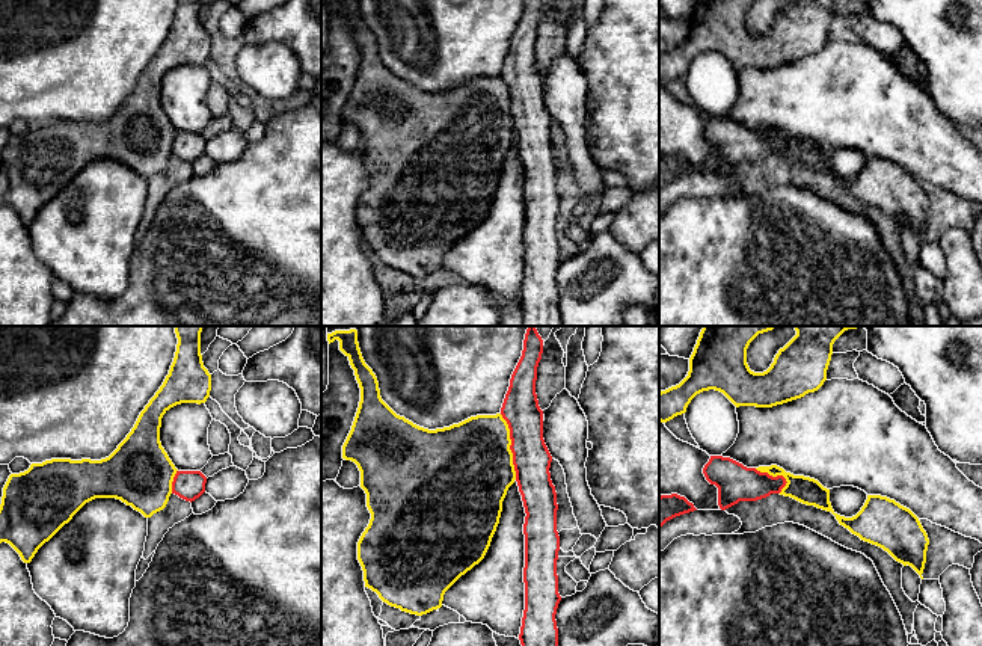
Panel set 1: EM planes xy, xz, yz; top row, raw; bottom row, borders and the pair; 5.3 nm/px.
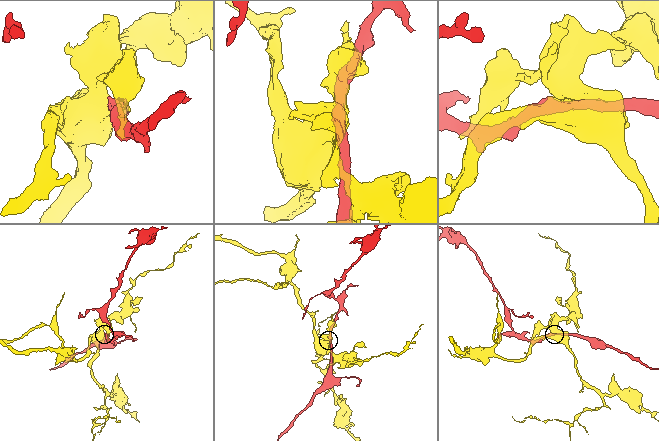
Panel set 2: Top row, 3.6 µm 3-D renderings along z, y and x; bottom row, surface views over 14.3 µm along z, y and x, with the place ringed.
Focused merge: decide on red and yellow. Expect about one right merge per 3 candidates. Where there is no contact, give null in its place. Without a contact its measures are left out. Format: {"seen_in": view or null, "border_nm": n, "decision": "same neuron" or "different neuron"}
{"seen_in": "xz", "border_nm": 360, "decision": "different neuron"}

